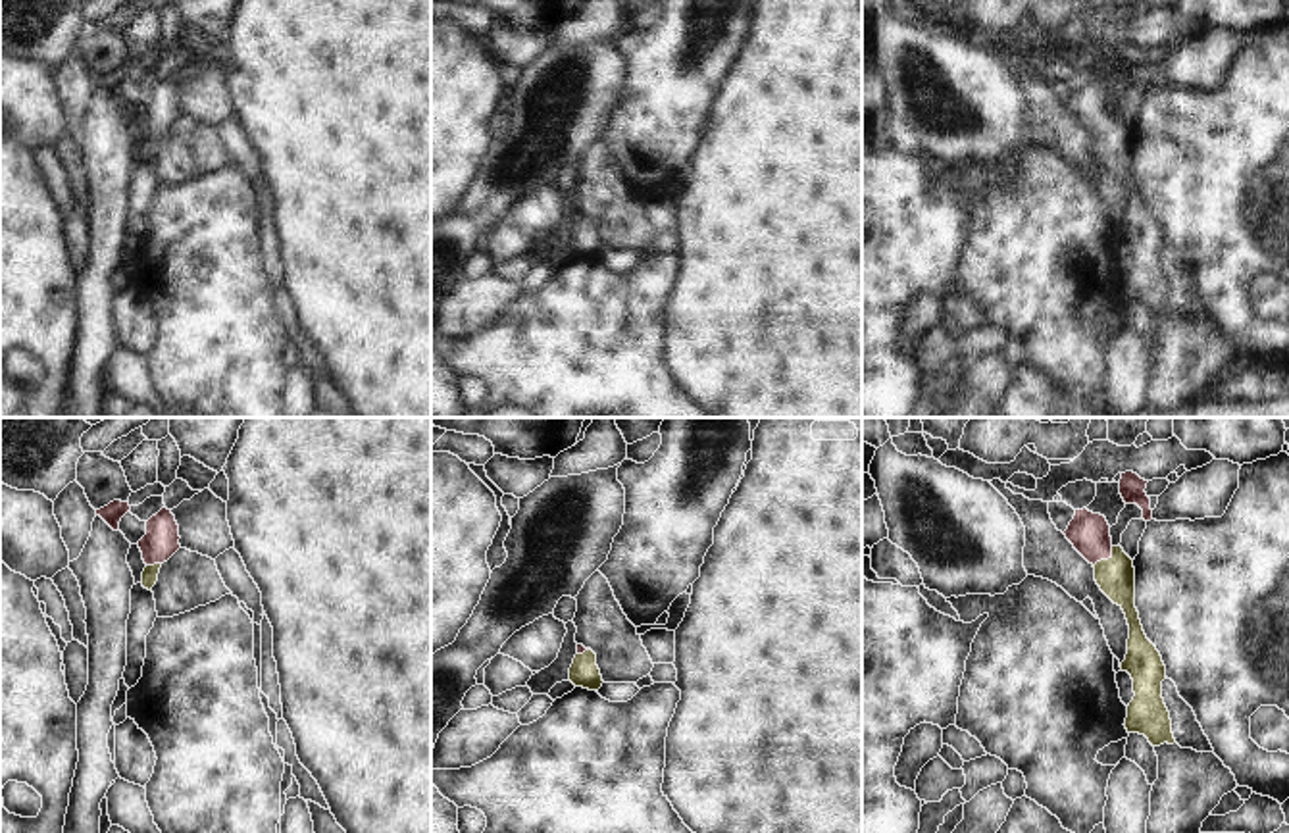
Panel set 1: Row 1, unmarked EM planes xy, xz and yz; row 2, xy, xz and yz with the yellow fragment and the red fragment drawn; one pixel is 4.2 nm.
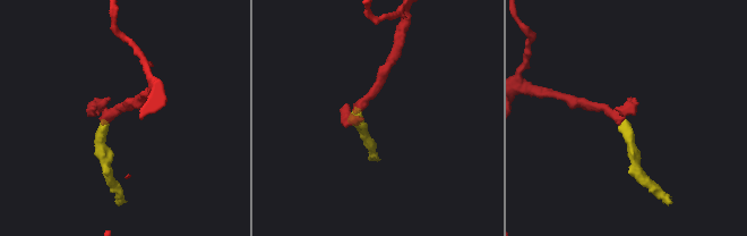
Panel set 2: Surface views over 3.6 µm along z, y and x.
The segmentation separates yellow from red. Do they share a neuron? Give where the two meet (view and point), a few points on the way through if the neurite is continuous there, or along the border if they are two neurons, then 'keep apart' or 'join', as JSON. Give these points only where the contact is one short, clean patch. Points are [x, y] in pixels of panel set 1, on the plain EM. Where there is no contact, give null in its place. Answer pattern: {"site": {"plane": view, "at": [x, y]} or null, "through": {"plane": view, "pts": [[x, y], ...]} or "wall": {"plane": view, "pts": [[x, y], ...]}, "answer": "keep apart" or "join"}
{"site": {"plane": "yz", "at": [1105, 129]}, "through": {"plane": "yz", "pts": [[1116, 145], [1105, 129], [1089, 102]]}, "answer": "join"}

